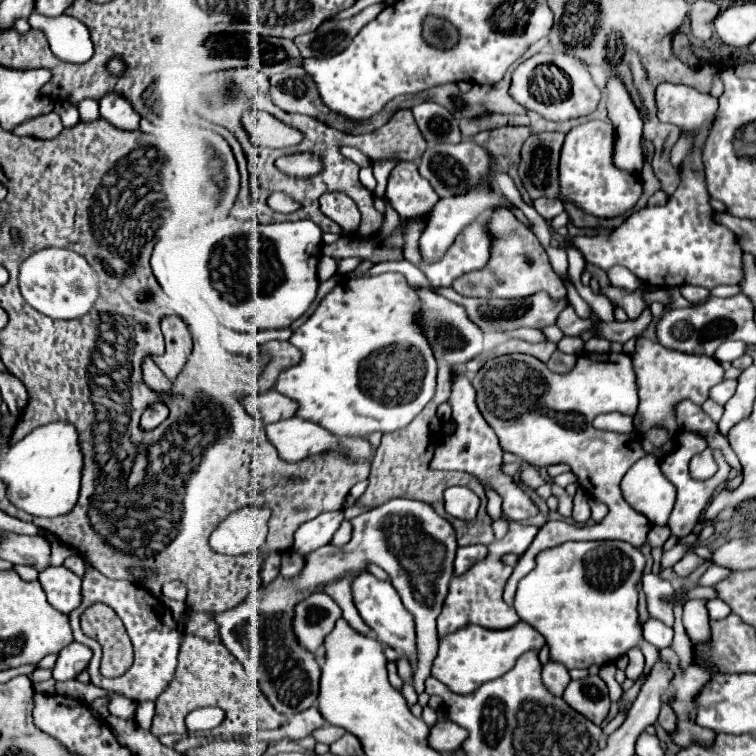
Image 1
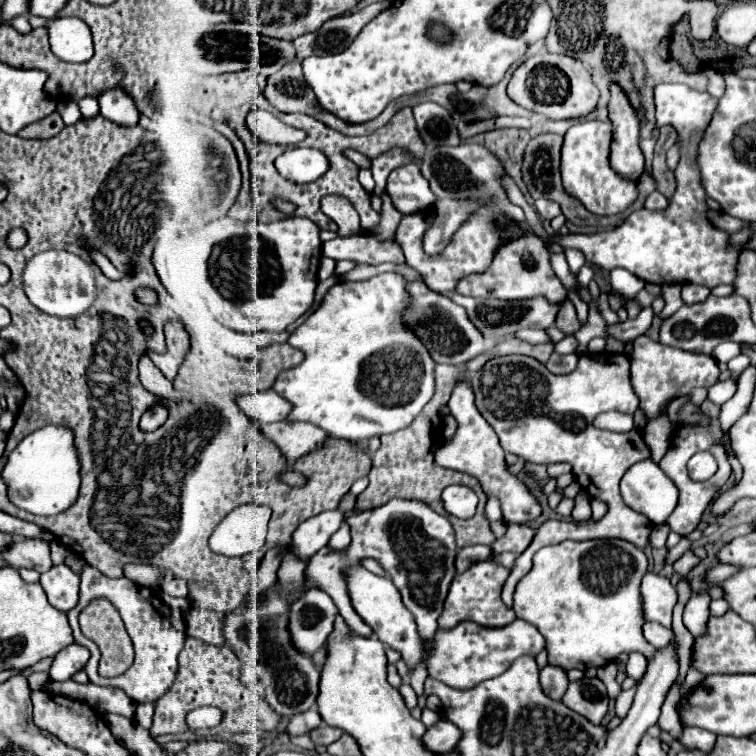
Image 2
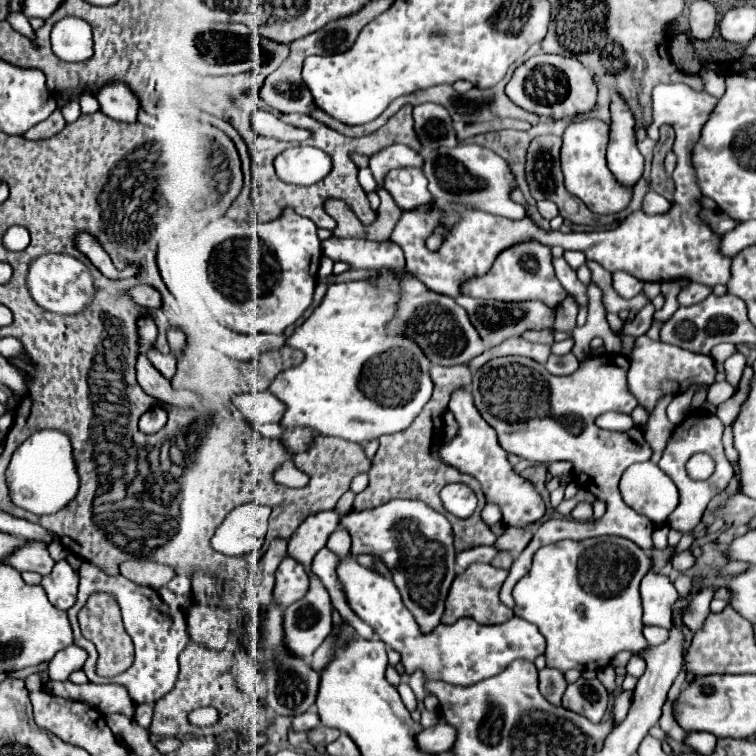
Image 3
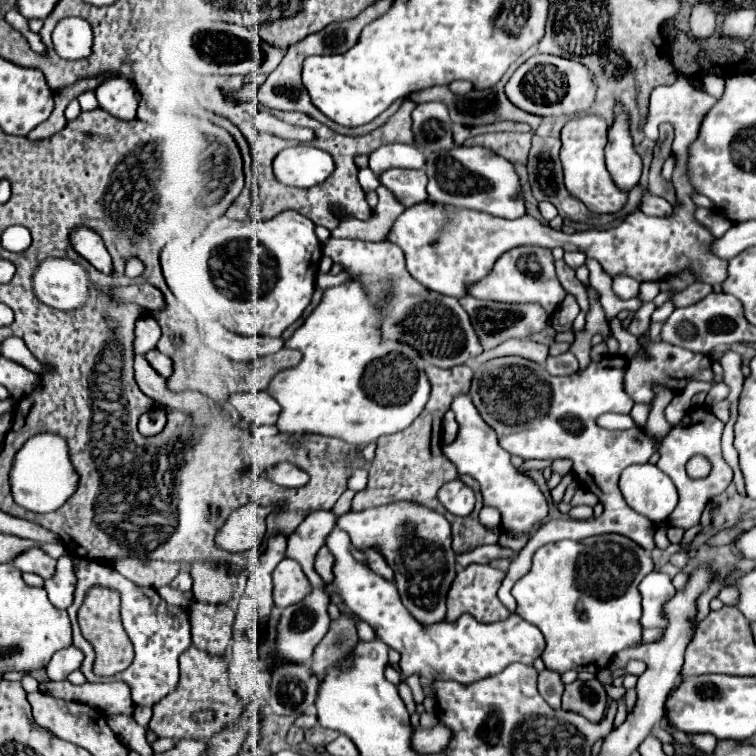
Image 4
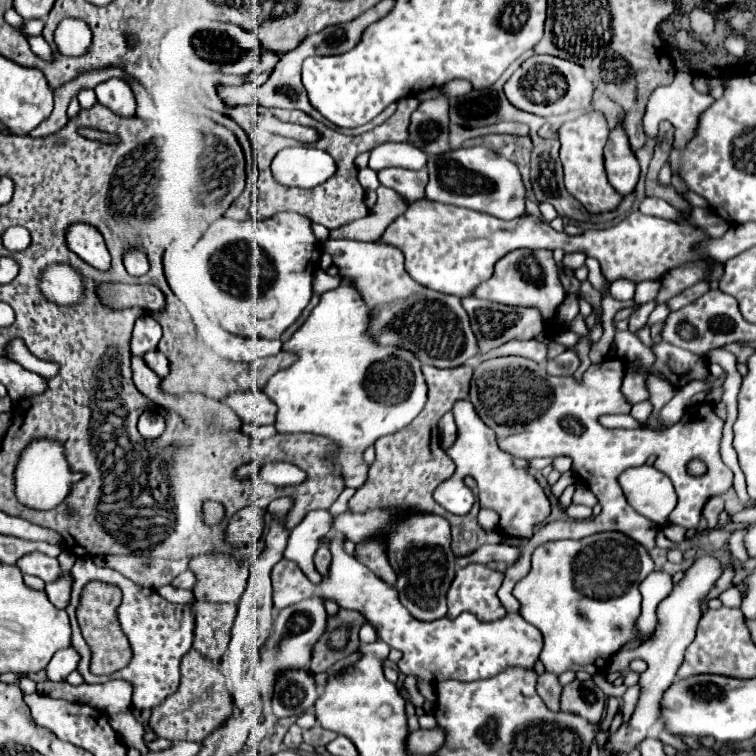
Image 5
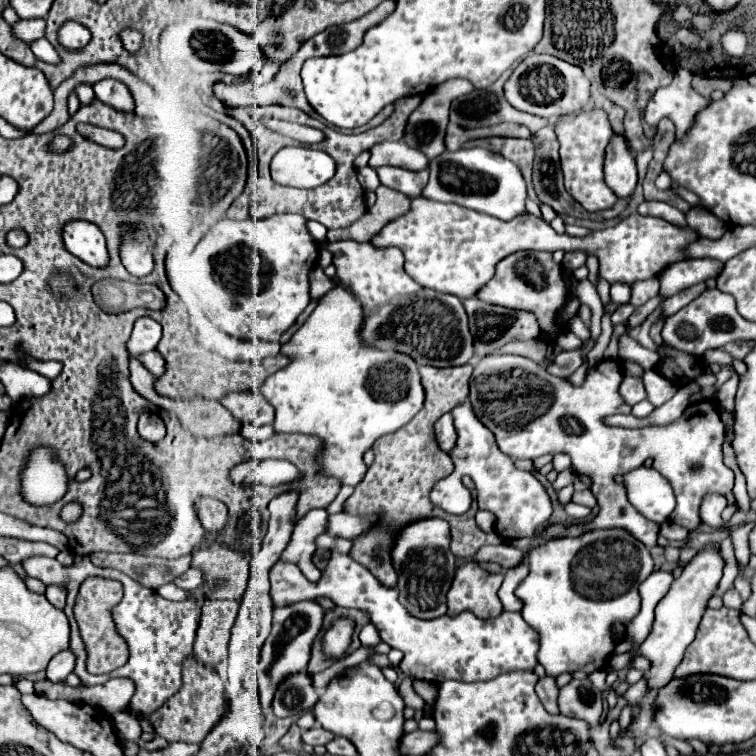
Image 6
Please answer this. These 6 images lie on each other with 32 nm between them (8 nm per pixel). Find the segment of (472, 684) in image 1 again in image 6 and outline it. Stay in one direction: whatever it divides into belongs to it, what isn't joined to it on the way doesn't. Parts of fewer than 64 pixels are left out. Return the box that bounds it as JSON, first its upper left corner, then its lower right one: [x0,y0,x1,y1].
[272,550,538,682]

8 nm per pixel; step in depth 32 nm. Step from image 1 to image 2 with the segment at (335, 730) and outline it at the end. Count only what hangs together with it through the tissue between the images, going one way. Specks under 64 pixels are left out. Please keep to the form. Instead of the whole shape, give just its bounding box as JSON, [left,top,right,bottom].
[310,724,344,746]

